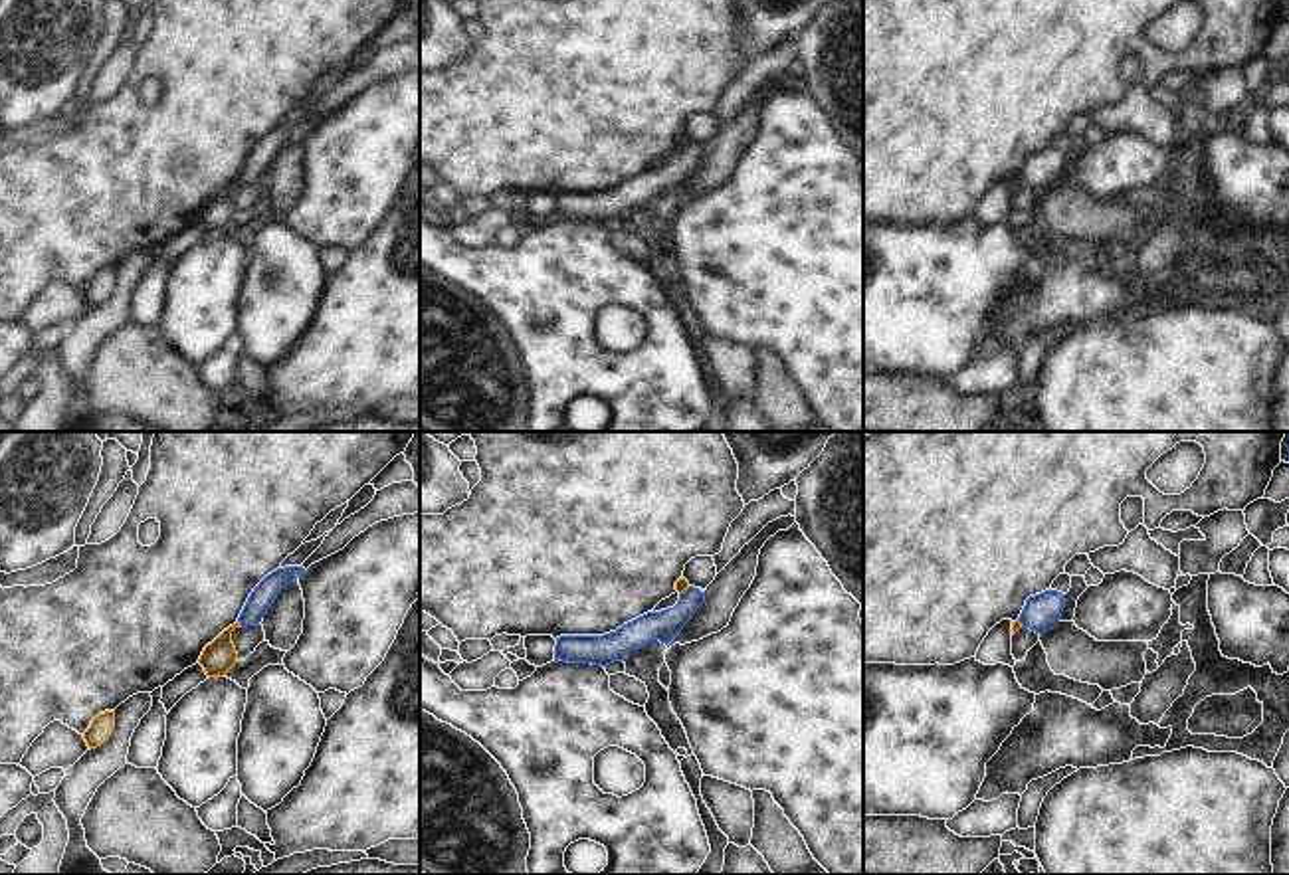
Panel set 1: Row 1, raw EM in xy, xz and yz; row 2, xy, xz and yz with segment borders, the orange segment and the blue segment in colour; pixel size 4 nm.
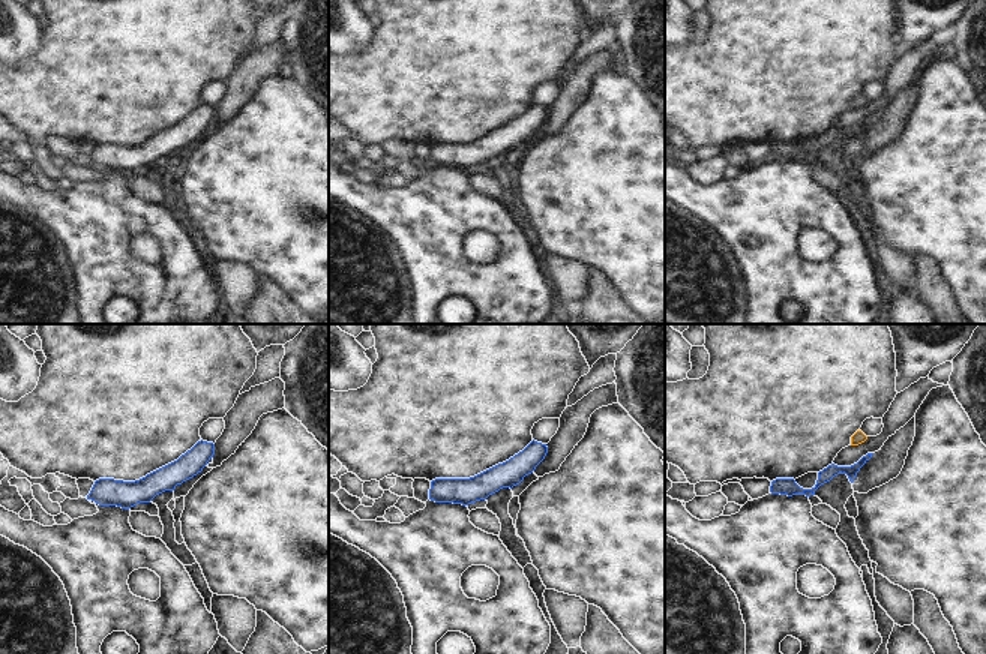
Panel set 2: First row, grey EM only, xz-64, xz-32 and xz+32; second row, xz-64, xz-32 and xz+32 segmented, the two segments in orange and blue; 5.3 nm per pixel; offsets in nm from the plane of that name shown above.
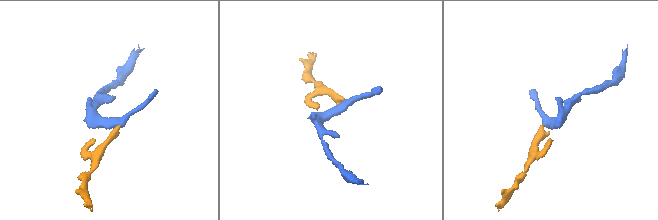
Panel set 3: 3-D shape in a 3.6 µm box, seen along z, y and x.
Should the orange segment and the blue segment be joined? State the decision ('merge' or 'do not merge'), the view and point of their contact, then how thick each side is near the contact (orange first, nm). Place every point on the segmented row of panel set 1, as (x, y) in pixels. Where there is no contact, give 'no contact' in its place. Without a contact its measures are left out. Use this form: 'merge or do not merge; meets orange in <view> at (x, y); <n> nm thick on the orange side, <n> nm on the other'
do not merge; meets orange in xy at (238, 624); 140 nm thick on the orange side, 100 nm on the other

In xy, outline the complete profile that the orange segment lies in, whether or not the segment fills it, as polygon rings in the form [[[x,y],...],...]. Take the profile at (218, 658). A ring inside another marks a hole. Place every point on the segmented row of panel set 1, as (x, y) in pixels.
[[[240,622],[224,630],[212,643],[204,647],[198,663],[204,667],[208,679],[224,677],[238,663],[238,653],[232,643],[232,632],[236,628],[242,628]]]

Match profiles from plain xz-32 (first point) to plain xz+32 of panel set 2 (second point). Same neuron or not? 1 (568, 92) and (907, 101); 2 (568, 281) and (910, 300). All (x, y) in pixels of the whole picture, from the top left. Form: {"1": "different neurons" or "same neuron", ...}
{"1": "same neuron", "2": "different neurons"}

